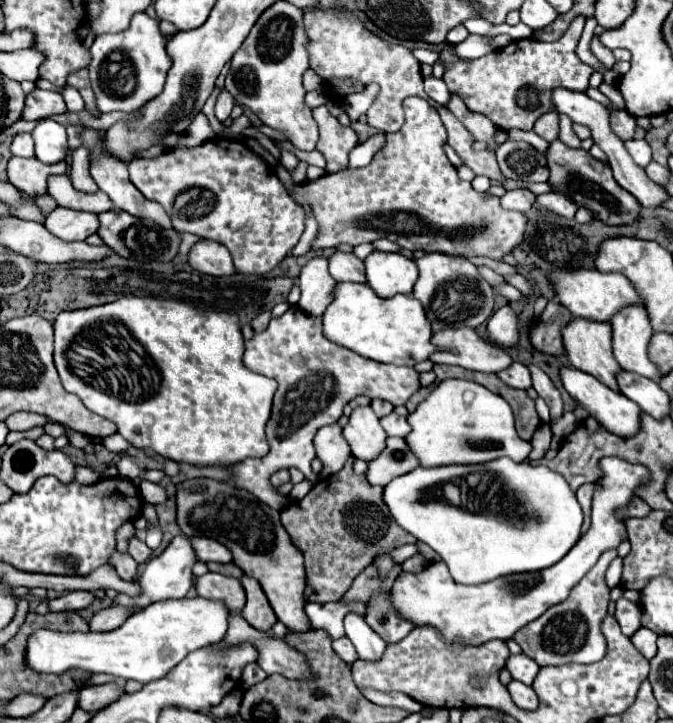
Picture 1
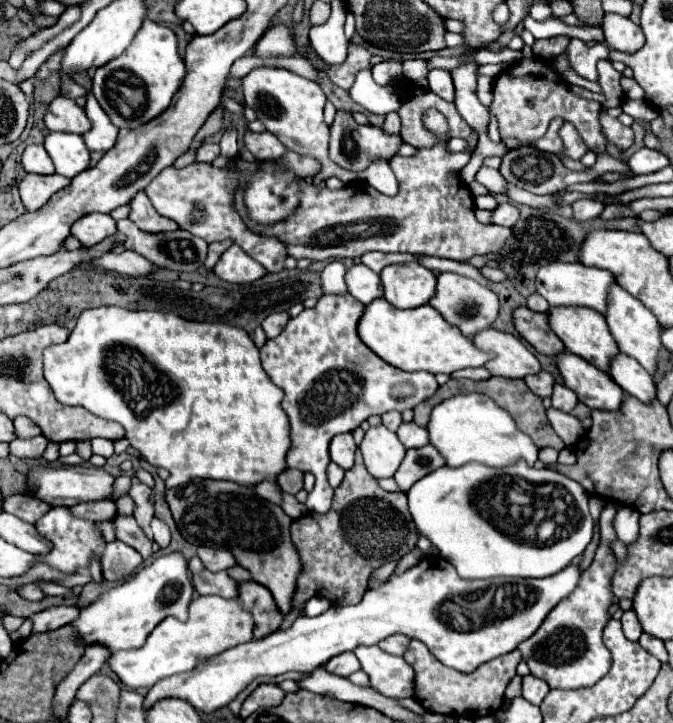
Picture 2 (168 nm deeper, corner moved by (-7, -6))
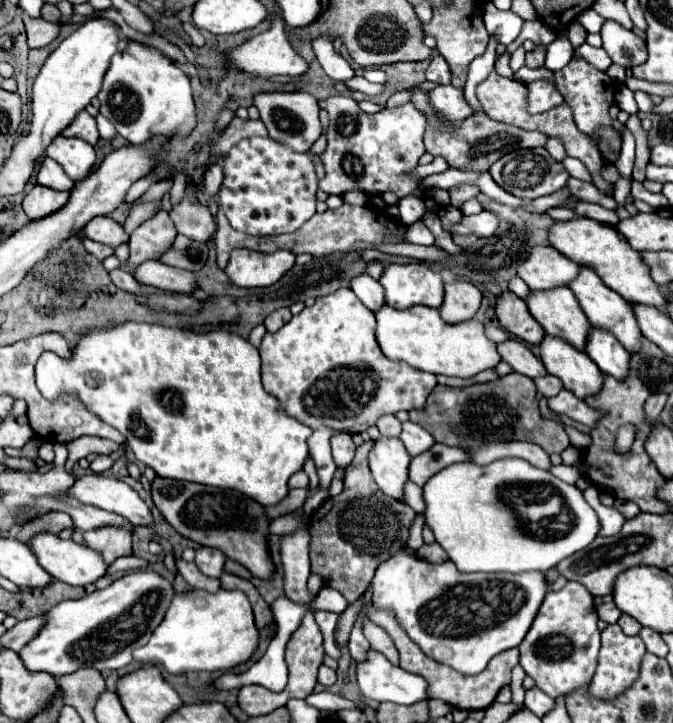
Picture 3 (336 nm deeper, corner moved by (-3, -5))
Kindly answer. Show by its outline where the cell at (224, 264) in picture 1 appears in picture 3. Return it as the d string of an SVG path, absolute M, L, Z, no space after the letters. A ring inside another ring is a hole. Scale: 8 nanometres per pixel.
M234 249L224 273L238 287L268 287L294 265L294 259L290 251L264 255L250 249Z

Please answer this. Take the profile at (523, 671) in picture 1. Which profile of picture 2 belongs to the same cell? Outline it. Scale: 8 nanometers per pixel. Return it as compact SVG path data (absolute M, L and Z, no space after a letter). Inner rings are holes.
M532 674L524 676L524 682L522 682L522 696L524 696L530 704L540 706L548 692L550 692L550 688L548 688L548 684L546 684L544 680L540 680L540 678L532 676Z

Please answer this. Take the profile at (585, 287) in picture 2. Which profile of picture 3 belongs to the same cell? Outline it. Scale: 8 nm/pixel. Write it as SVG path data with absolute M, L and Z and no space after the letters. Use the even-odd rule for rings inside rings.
M534 247L530 259L518 267L518 277L526 281L532 291L546 291L554 287L568 287L580 273L580 265L566 259L554 247Z

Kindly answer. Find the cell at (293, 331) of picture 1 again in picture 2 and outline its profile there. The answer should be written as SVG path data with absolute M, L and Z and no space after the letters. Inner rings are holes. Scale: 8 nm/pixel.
M348 292L326 294L314 308L306 308L296 318L290 318L282 334L266 340L260 348L262 368L268 378L284 390L280 406L292 426L292 450L286 458L288 468L316 476L316 486L308 494L306 508L318 514L330 510L334 496L326 478L330 440L340 432L352 432L374 414L382 416L390 410L404 412L406 408L416 408L438 388L434 374L394 368L362 344L358 336L358 316L362 316L364 310L366 306L358 304Z

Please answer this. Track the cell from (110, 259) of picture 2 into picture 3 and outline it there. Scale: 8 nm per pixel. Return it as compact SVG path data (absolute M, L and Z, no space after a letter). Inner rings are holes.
M156 259L144 261L134 269L134 279L144 283L144 285L152 285L152 287L160 287L160 289L170 289L176 293L190 293L196 287L196 277L192 271L182 271L182 269L174 269L170 265L164 265Z

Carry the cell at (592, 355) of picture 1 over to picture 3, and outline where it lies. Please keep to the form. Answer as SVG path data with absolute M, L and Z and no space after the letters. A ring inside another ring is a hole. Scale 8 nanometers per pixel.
M570 289L532 291L526 299L530 313L552 337L560 337L578 351L584 351L592 329L576 295Z

